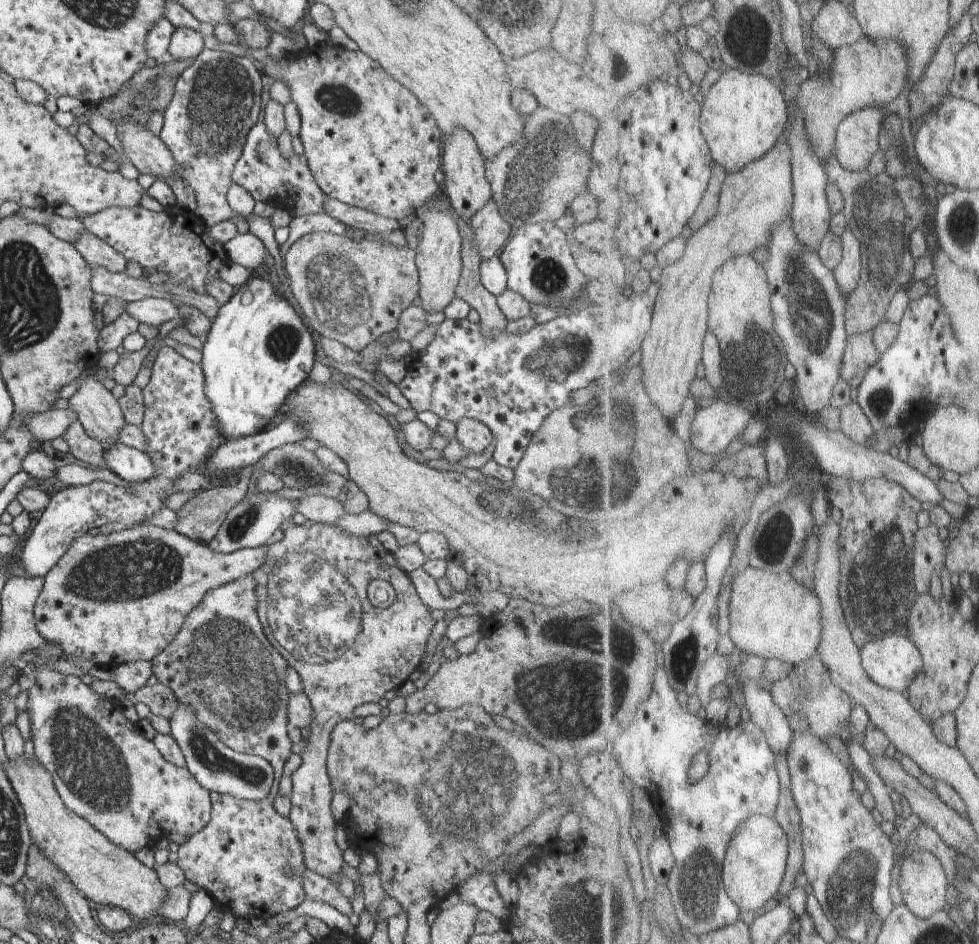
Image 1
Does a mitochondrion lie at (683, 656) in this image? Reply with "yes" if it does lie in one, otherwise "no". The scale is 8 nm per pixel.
yes

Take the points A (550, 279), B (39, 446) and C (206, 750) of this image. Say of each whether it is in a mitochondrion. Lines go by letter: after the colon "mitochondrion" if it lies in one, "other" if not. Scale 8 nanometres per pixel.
A: mitochondrion
B: other
C: mitochondrion

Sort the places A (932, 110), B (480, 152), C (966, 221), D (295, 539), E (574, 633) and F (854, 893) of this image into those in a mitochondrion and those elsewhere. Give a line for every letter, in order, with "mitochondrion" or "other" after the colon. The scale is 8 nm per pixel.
A: other
B: other
C: mitochondrion
D: mitochondrion
E: mitochondrion
F: mitochondrion

